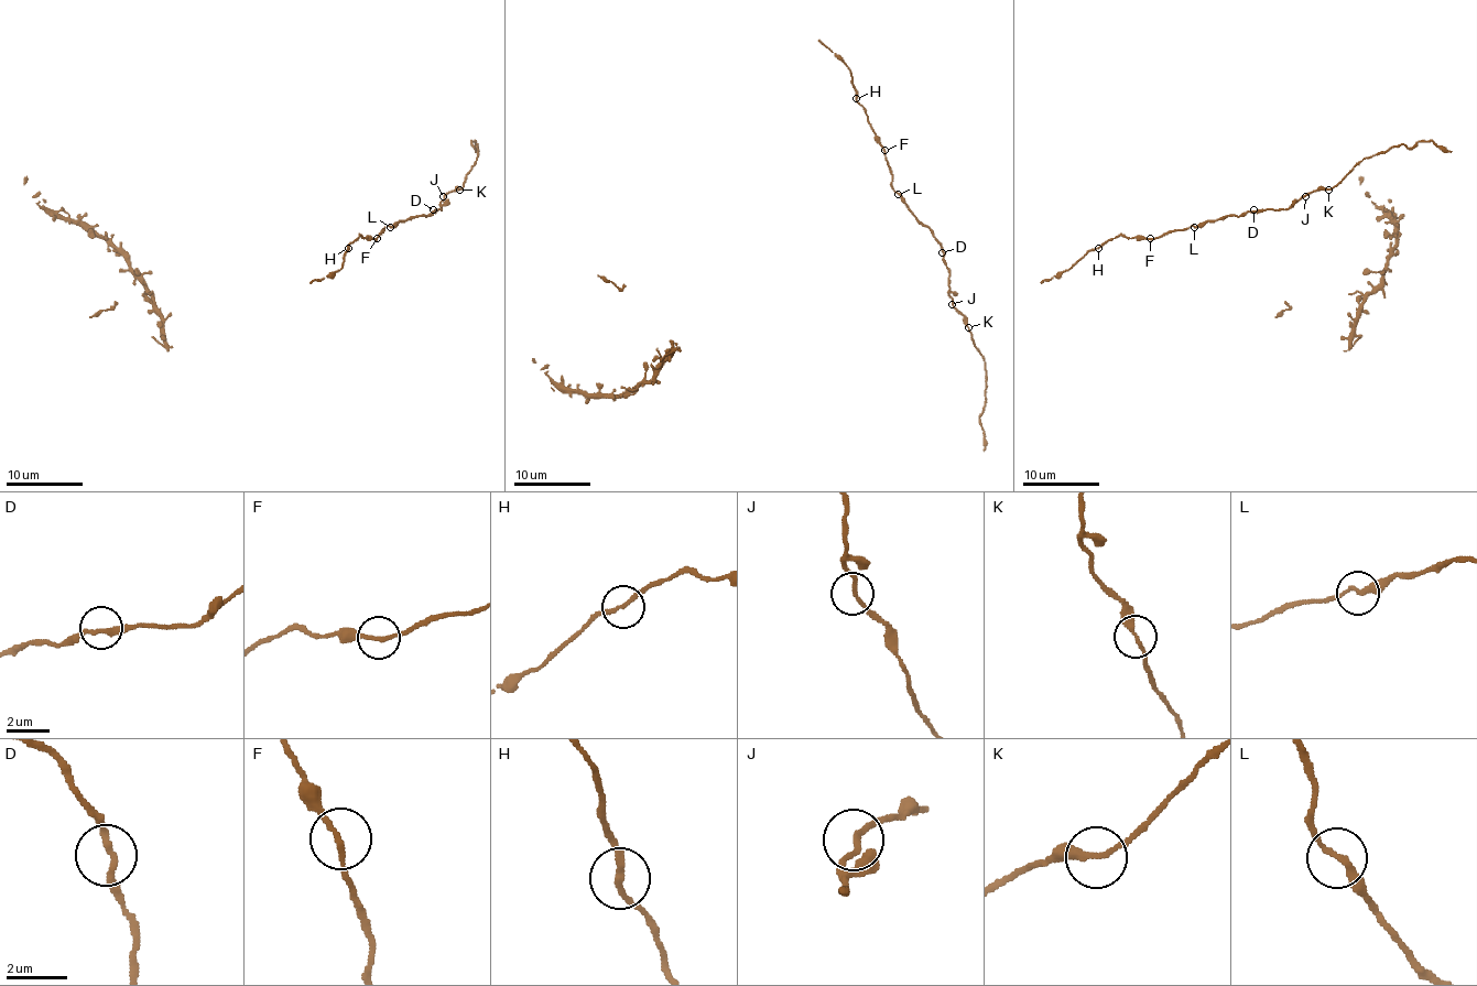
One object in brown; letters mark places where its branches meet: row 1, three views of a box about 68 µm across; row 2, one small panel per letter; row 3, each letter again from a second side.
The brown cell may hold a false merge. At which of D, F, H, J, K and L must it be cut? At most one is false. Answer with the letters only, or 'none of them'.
none of them

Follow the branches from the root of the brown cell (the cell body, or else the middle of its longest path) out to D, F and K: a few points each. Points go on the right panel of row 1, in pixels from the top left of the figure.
D: (1191, 227), (1253, 209)
F: (1191, 227), (1150, 238)
K: (1191, 227), (1256, 209), (1288, 209), (1306, 195), (1328, 188)

